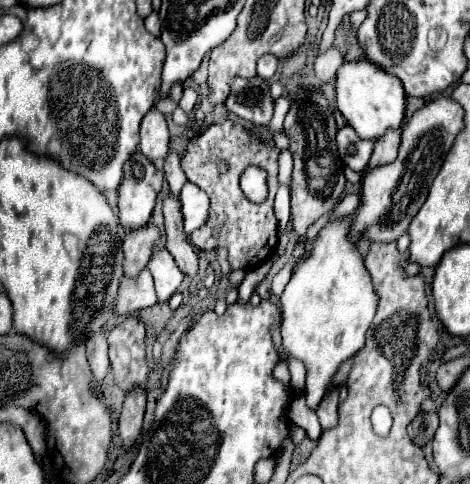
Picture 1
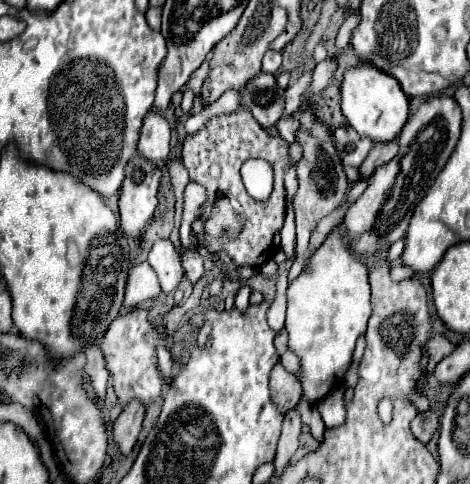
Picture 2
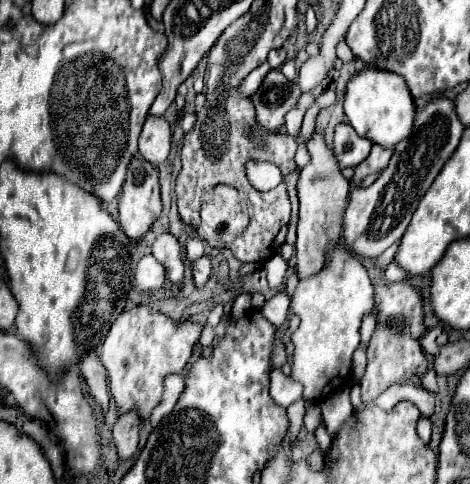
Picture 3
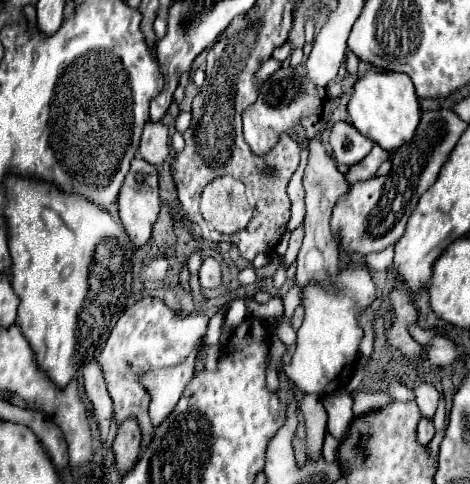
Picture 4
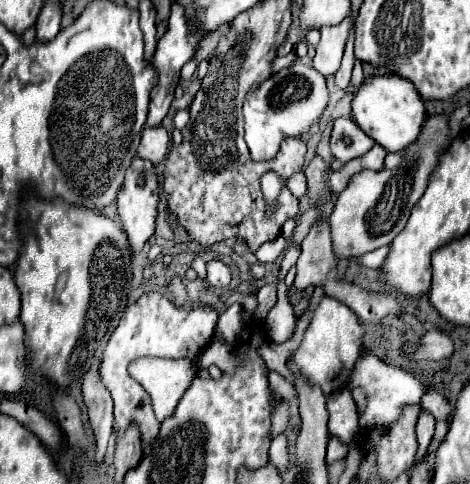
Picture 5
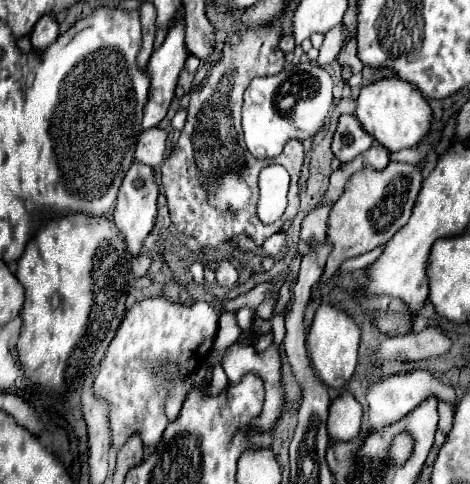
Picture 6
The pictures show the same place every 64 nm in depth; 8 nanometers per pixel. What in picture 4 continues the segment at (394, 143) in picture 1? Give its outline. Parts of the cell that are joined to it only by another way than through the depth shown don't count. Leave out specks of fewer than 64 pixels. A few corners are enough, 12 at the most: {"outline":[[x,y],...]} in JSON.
{"outline":[[374,144],[360,164],[348,170],[348,184],[372,178],[380,164],[390,158]]}

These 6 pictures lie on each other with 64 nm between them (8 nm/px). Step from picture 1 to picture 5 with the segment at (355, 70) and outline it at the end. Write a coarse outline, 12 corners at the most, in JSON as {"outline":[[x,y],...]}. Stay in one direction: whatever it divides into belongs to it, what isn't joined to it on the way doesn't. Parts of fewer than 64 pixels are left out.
{"outline":[[408,78],[360,84],[352,118],[386,152],[418,138],[426,108]]}

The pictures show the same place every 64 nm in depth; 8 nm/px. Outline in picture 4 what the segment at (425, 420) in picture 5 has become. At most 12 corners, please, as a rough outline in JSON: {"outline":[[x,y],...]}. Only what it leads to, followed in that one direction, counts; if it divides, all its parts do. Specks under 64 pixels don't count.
{"outline":[[422,418],[418,424],[420,444],[426,446],[434,436],[432,420]]}

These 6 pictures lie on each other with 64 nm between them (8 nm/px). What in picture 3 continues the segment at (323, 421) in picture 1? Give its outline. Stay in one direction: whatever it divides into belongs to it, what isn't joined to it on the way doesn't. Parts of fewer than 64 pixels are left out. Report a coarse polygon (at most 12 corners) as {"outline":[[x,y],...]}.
{"outline":[[348,390],[320,402],[322,420],[330,436],[352,414]]}

